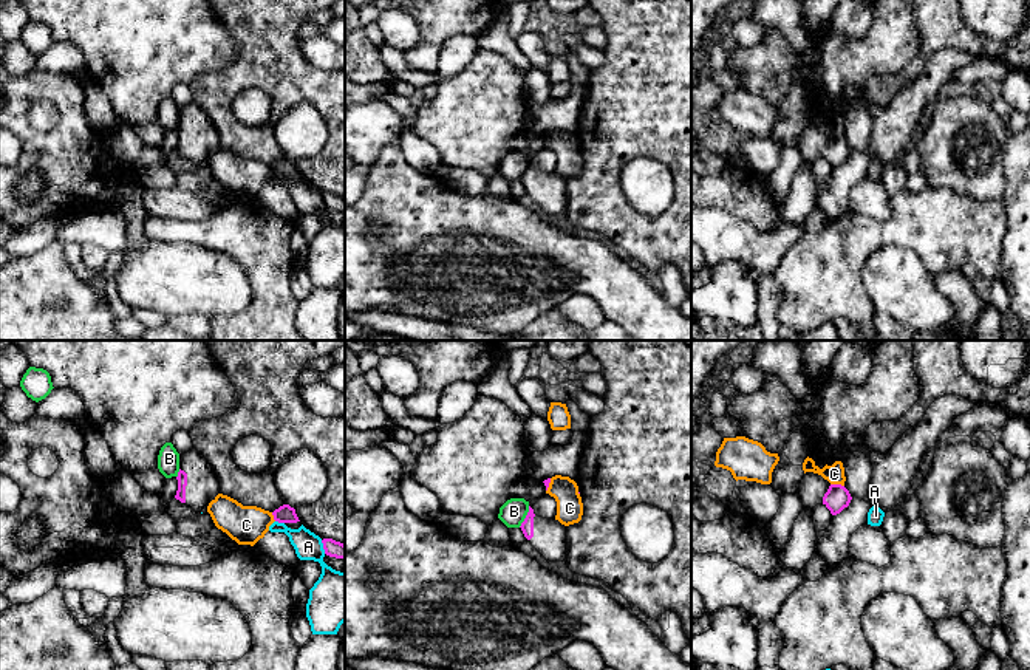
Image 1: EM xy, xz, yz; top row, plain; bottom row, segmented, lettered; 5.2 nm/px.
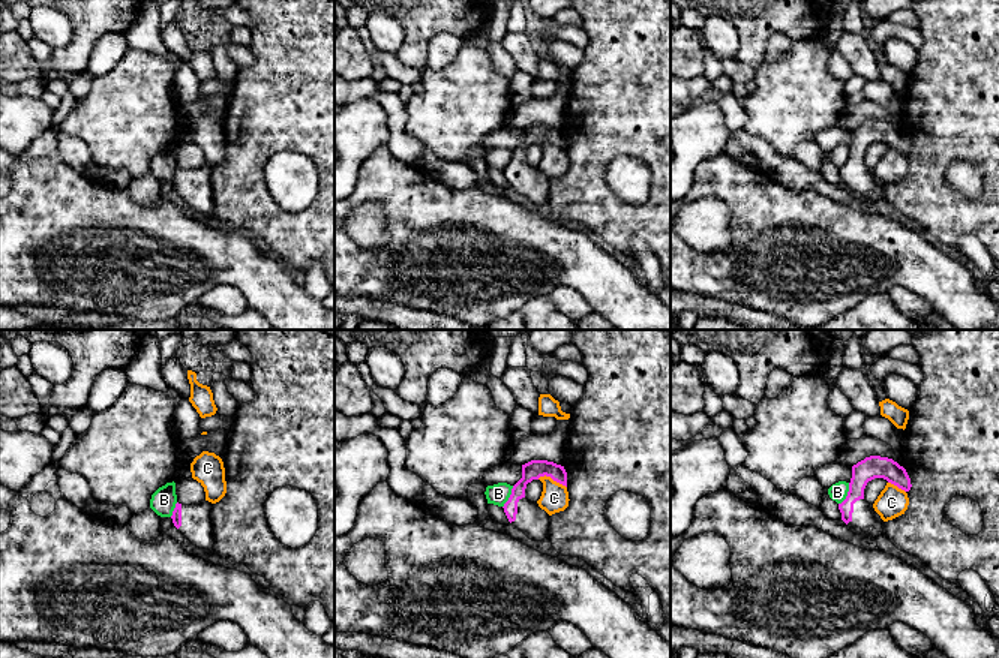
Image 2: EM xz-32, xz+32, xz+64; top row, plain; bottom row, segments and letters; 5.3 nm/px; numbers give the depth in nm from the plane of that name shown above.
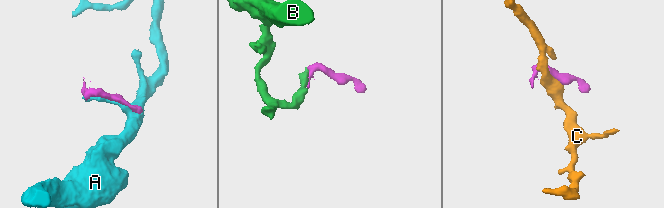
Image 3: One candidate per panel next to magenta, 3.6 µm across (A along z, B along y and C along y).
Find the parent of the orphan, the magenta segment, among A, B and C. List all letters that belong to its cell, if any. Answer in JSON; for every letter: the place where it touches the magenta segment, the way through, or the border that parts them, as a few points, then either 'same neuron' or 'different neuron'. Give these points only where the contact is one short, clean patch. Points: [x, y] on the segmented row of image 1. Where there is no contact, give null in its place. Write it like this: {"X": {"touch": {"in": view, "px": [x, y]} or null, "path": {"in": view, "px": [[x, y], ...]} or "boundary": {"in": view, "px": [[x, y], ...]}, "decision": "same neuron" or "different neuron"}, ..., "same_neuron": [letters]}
{"A": {"touch": {"in": "xy", "px": [280, 522]}, "decision": "different neuron"}, "B": {"touch": {"in": "xz", "px": [526, 517]}, "boundary": {"in": "xz", "px": [[529, 506], [525, 520], [518, 526]]}, "decision": "different neuron"}, "C": {"touch": {"in": "yz", "px": [837, 485]}, "boundary": {"in": "yz", "px": [[831, 483], [843, 486]]}, "decision": "different neuron"}, "same_neuron": []}

